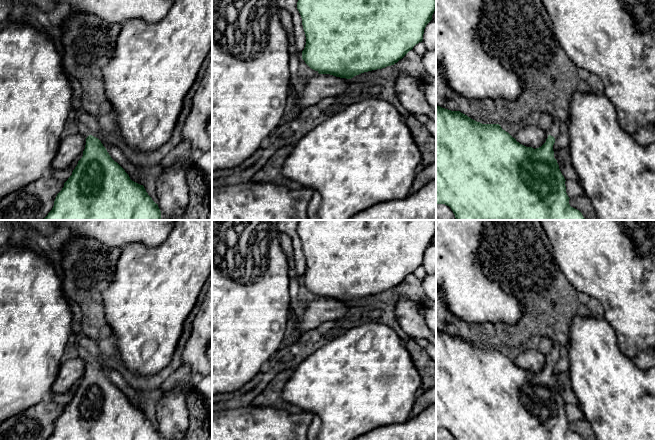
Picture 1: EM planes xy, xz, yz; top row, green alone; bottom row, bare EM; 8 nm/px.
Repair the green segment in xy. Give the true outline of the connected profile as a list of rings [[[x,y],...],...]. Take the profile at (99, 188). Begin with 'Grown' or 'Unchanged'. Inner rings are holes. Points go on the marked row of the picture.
Grown. [[[77,119],[75,121],[78,133],[86,138],[83,156],[57,194],[54,206],[44,220],[161,220],[158,204],[148,195],[144,186],[130,179],[125,170],[111,158],[92,130]]]

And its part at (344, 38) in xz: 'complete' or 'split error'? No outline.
complete

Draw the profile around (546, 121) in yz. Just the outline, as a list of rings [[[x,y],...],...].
[[[547,113],[542,114],[541,116],[541,120],[538,124],[538,126],[544,131],[546,132],[550,126],[552,125],[554,119]]]

